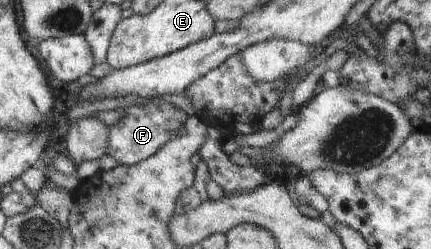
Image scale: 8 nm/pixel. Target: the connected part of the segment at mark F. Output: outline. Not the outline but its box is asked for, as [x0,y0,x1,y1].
[109,98,190,166]

